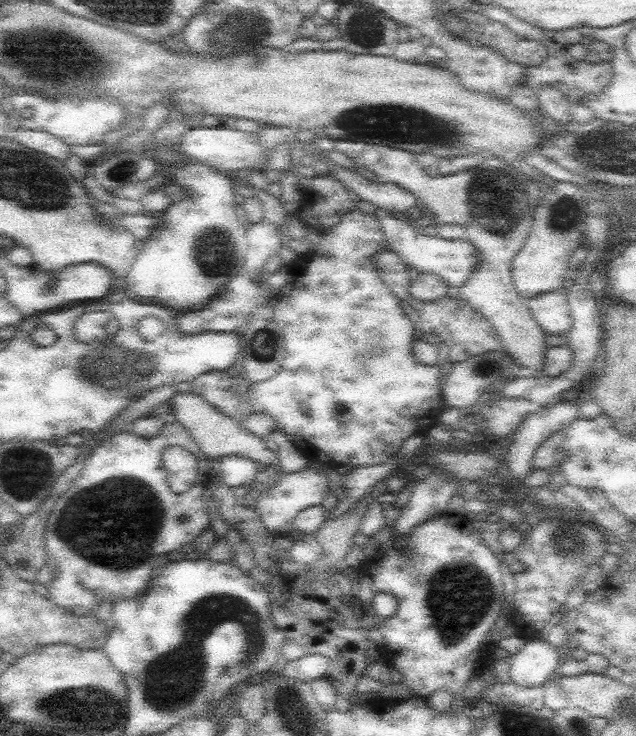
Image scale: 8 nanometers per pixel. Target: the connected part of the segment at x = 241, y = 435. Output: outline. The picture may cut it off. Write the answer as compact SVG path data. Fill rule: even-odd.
M189 392L189 394L173 396L171 402L173 402L173 420L179 422L185 428L185 432L191 434L191 438L197 442L197 446L201 448L201 452L207 458L207 462L209 462L209 458L221 460L223 456L245 456L249 460L259 462L259 466L279 464L279 456L277 456L277 452L269 450L269 442L267 440L257 438L257 436L249 434L247 430L241 430L235 420L225 418L205 398Z

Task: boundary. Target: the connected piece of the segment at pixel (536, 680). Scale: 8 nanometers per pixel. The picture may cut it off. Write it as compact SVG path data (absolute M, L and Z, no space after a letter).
M531 640L521 650L513 652L509 666L509 678L515 686L521 688L537 688L545 686L557 670L561 668L563 660L557 656L557 648L551 646L547 640Z

